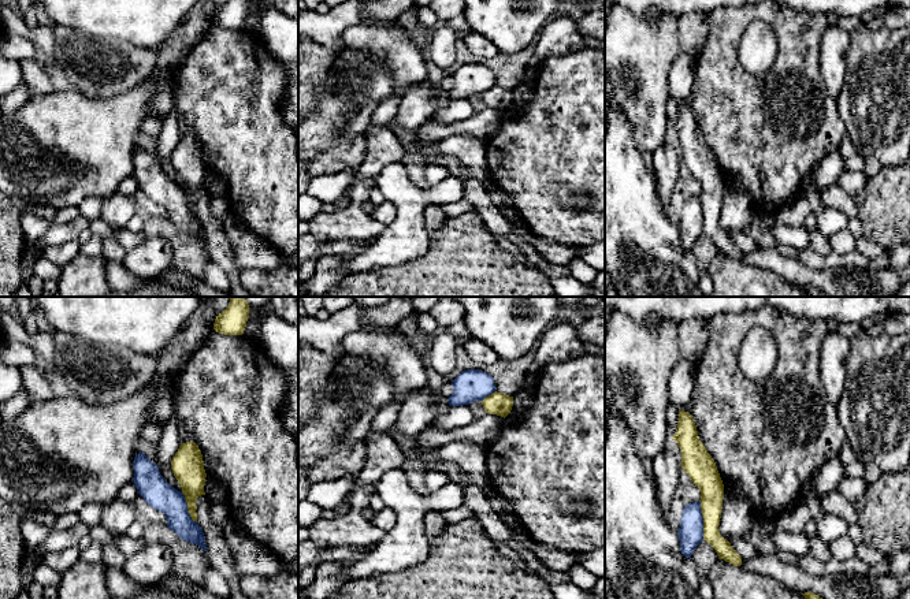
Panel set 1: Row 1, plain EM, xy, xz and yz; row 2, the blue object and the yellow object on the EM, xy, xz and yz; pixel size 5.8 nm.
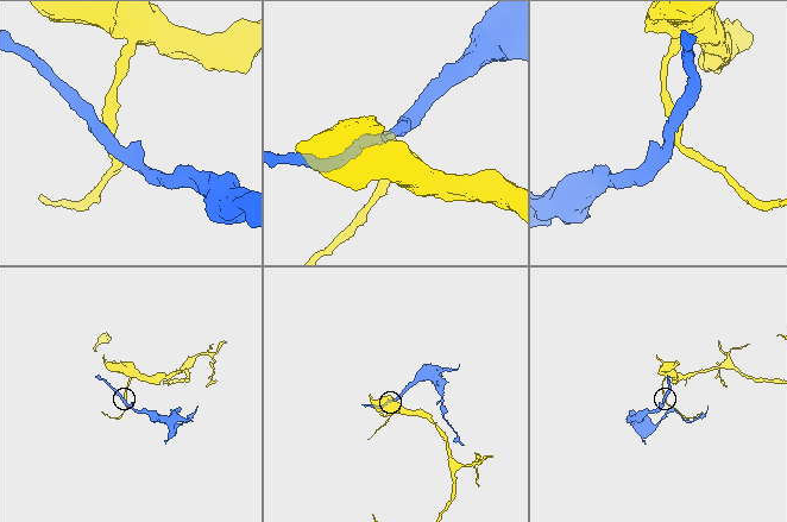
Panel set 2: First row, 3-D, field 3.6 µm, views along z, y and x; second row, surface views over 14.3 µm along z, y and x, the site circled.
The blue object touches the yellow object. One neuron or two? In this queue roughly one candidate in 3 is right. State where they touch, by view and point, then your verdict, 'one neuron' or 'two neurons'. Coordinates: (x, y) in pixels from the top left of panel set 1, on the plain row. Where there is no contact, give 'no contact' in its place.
yz (702, 214) | two neurons

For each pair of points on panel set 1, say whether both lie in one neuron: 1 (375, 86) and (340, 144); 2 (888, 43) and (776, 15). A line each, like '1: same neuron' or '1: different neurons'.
1: different neurons
2: different neurons

